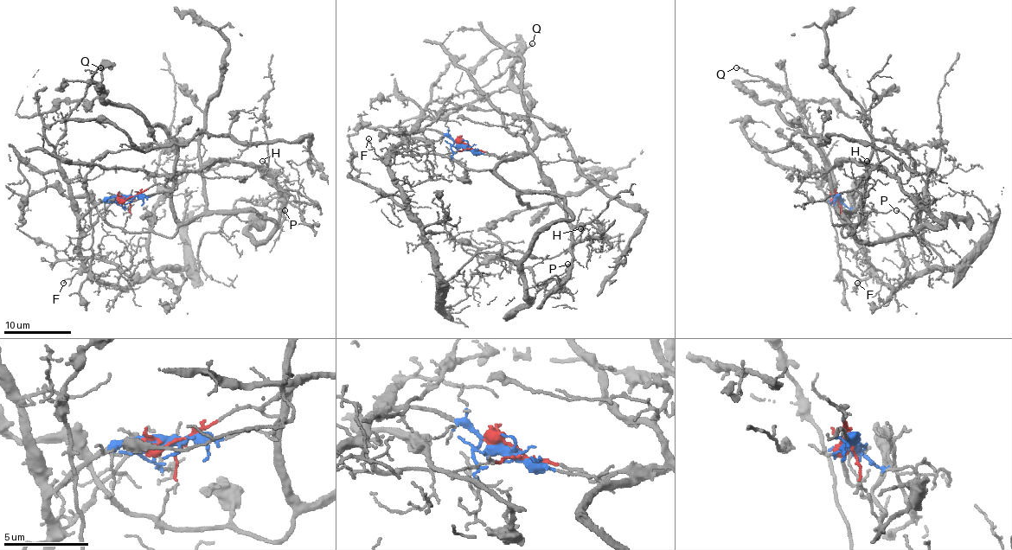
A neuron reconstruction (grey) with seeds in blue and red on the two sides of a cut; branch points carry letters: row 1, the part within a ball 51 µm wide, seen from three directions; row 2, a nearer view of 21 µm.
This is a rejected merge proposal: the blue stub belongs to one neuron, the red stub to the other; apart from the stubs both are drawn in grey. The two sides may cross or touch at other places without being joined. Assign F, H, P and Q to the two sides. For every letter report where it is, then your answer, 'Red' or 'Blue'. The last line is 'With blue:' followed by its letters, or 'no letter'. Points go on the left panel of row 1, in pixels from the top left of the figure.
F: Place: (63, 283). Blue
H: Place: (262, 161). Red
P: Place: (285, 210). Red
Q: Place: (100, 67). Blue
With blue: F, Q

